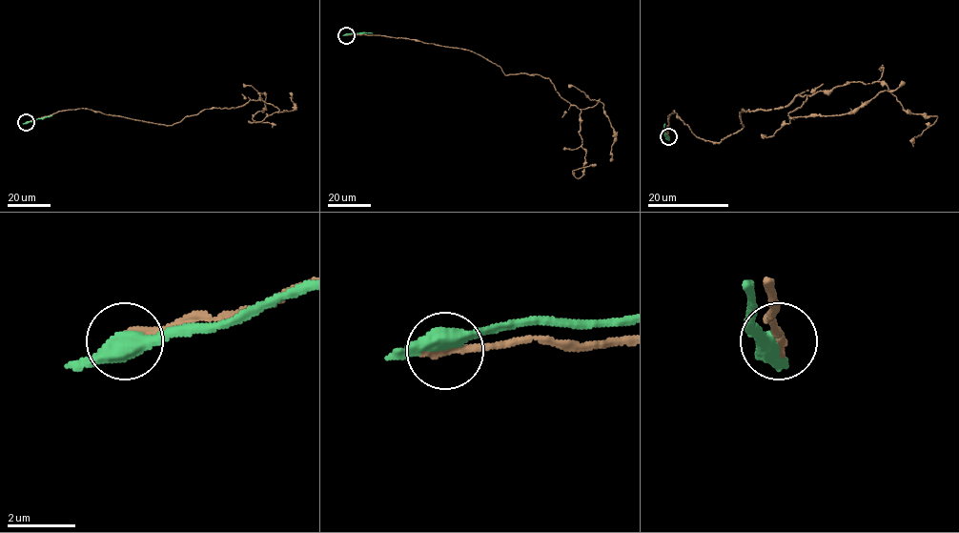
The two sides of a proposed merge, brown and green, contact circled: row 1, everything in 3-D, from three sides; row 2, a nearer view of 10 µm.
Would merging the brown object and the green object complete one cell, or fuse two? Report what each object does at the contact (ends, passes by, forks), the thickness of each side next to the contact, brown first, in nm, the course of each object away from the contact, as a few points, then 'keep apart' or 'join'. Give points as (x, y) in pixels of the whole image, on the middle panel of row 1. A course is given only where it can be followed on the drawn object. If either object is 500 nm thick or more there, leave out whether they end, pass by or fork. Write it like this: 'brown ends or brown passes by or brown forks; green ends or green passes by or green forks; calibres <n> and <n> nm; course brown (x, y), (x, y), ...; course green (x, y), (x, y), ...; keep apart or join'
brown ends; green passes by; calibres 280 and 440 nm; course brown (347, 34), (464, 49), (505, 74), (548, 78), (581, 110), (585, 160), (583, 174), (574, 175), (596, 164); course green (347, 34), (372, 33); keep apart

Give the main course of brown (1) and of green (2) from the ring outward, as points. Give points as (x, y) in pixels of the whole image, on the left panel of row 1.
1: (27, 122), (87, 108), (172, 125), (205, 109), (260, 99), (263, 92), (265, 108), (253, 119), (275, 124)
2: (27, 122), (51, 115)

